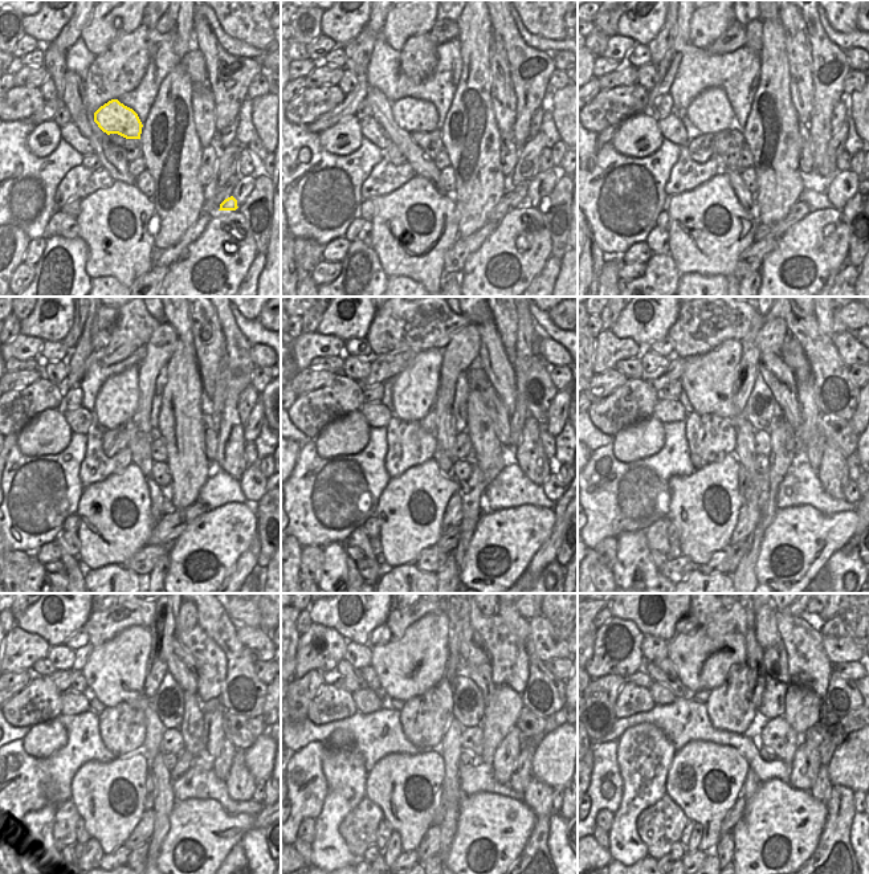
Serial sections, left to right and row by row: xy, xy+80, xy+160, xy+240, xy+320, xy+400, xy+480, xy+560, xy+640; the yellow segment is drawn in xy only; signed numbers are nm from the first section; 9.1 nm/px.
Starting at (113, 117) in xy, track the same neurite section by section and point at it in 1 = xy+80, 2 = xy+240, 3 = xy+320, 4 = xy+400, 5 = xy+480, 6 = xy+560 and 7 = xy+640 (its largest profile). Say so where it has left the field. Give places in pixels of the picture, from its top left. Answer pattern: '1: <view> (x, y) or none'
1: xy+80 (411, 114)
2: xy+240 (117, 401)
3: xy+320 (415, 389)
4: xy+400 (708, 380)
5: xy+480 (115, 672)
6: xy+560 (409, 666)
7: xy+640 (704, 660)

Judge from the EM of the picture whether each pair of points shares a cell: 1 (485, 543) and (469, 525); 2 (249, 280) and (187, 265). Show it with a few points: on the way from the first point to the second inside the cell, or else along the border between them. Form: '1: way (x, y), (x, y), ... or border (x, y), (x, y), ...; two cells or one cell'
1: border (484, 506), (462, 558); two cells
2: border (258, 253), (240, 282); two cells

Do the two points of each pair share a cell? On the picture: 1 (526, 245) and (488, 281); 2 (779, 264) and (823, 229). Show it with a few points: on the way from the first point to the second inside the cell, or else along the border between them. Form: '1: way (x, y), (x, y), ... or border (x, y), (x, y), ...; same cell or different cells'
1: way (517, 256), (498, 273); same cell
2: way (790, 257), (798, 254), (812, 240); same cell

